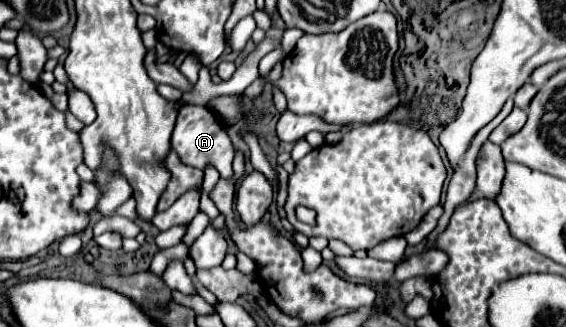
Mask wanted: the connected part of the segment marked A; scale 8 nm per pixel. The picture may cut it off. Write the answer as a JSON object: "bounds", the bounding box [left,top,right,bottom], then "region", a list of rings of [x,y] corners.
{"bounds":[173,105,235,179],"region":[[[183,105],[179,109],[177,123],[173,129],[173,147],[185,165],[203,169],[207,163],[213,163],[217,167],[217,171],[221,173],[221,177],[225,177],[225,179],[233,177],[231,163],[233,163],[235,151],[233,151],[231,139],[227,137],[225,125],[219,121],[219,117],[215,113],[211,113],[211,109],[201,107],[201,105]]]}

